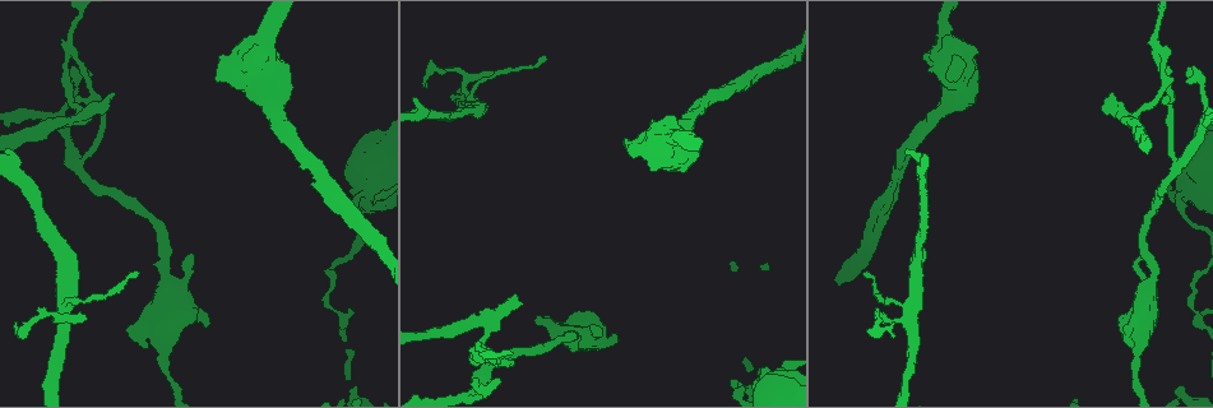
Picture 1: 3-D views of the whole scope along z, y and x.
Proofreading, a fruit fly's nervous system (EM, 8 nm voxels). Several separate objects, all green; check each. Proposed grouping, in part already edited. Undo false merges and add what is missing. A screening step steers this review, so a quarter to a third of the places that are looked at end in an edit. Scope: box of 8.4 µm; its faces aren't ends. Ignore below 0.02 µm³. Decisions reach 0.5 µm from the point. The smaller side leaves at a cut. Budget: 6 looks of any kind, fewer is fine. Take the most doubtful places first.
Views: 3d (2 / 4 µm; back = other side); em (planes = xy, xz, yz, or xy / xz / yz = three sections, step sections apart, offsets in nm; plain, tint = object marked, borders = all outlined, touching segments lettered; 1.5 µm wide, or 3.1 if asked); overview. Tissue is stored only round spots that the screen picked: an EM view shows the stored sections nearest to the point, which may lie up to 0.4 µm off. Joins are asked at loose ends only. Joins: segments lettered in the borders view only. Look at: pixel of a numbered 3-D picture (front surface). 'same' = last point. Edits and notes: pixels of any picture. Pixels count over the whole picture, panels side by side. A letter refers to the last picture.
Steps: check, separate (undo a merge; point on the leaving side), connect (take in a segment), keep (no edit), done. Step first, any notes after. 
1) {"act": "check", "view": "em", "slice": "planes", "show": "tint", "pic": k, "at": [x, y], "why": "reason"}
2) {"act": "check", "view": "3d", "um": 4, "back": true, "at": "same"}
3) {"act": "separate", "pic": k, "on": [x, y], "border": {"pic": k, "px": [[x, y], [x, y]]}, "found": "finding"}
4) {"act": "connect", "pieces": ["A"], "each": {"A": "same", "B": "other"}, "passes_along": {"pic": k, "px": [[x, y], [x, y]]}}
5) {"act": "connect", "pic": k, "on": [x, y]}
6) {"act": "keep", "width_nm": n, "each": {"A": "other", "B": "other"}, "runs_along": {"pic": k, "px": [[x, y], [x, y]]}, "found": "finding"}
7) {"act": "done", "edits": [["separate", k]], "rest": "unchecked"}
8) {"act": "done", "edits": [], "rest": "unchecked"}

{"act": "check", "view": "em", "slice": "yz", "step": 4, "show": "borders", "pic": 1, "at": [1185, 191], "why": "sharp bend"}

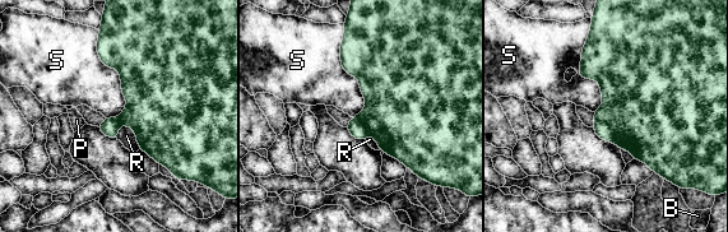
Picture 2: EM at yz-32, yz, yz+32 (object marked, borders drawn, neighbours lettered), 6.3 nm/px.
{"act": "separate", "pic": 2, "on": [603, 131], "longest_contact_nm": ["S", 500], "each": {"B": "other", "P": "other", "R": "other", "S": "other"}, "found": "two cells meet here"}

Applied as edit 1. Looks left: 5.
{"act": "check", "view": "overview", "why": "redraw"}

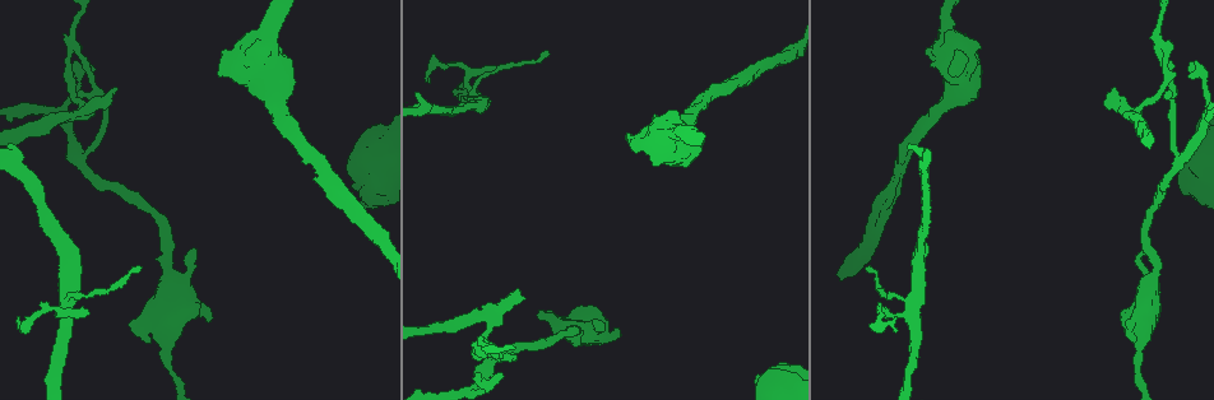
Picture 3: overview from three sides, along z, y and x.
{"act": "check", "view": "3d", "um": 4, "pic": 3, "at": [656, 117], "why": "stops while still wide"}

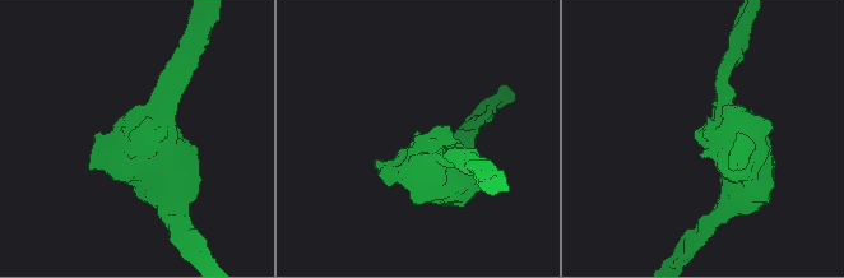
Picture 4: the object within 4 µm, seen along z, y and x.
{"act": "check", "view": "em", "slice": "yz", "step": 8, "show": "borders", "pic": 4, "at": [416, 130], "why": "now the EM"}

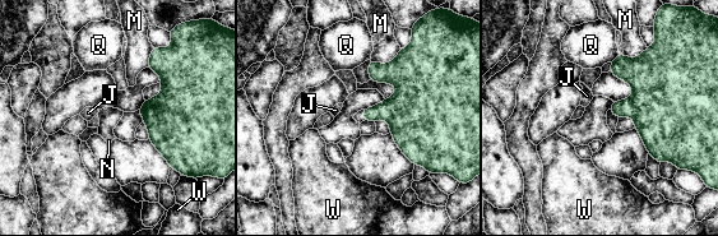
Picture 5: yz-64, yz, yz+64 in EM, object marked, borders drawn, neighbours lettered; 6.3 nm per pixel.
{"act": "check", "view": "em", "slice": "planes", "show": "borders", "at": "same", "why": "cut it another way"}

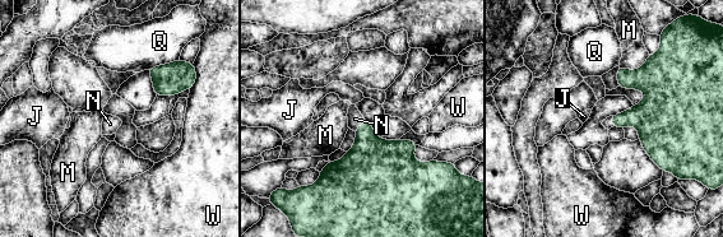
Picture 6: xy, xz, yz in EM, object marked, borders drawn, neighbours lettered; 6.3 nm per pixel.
{"act": "connect", "pieces": ["N"], "each": {"J": "other", "M": "other", "N": "same", "Q": "other", "W": "other"}, "found": "the cell continues"}

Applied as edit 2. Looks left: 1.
{"act": "done", "edits": [["separate", 2], ["connect", 6]], "rest": "unchecked"}

